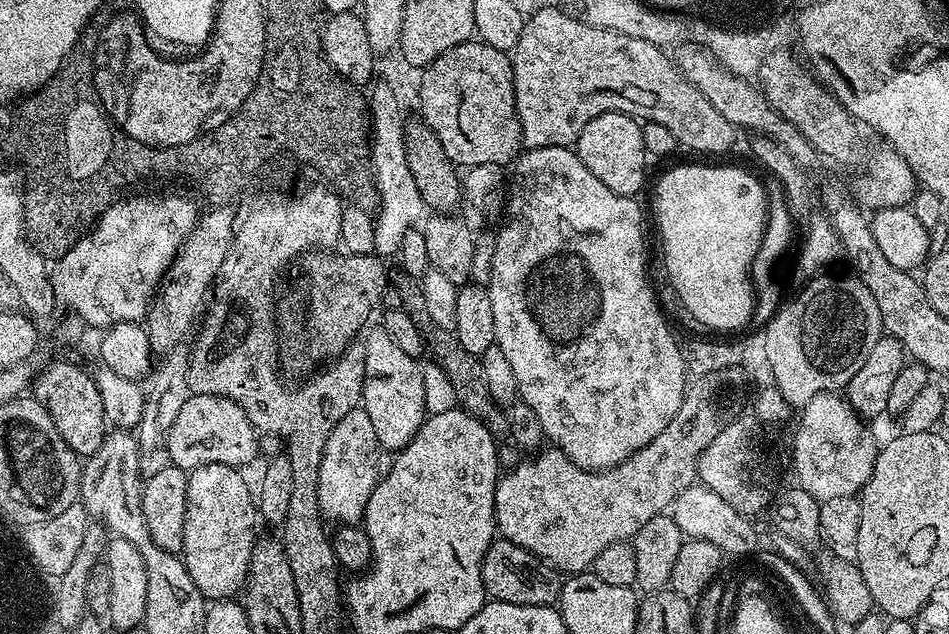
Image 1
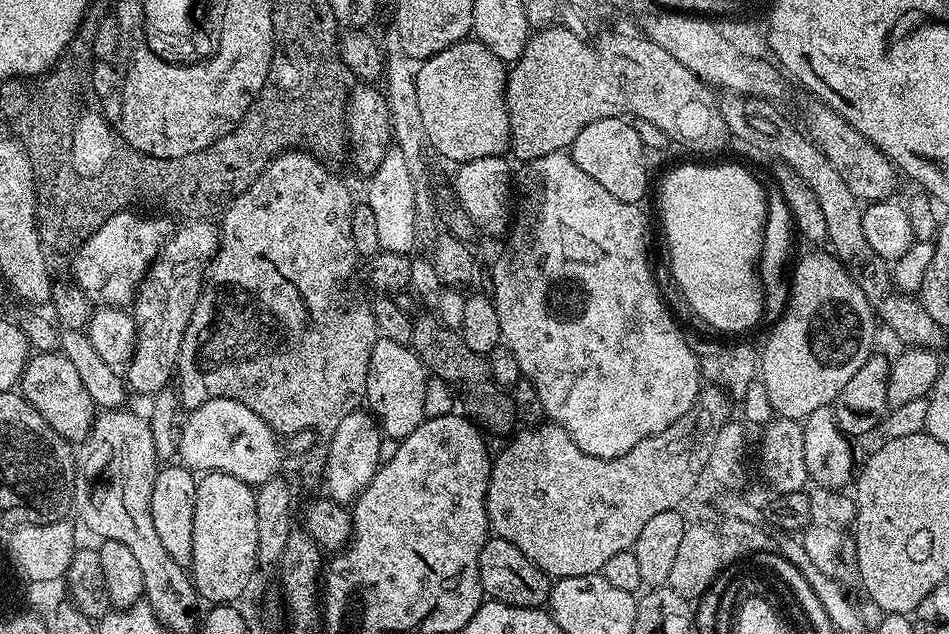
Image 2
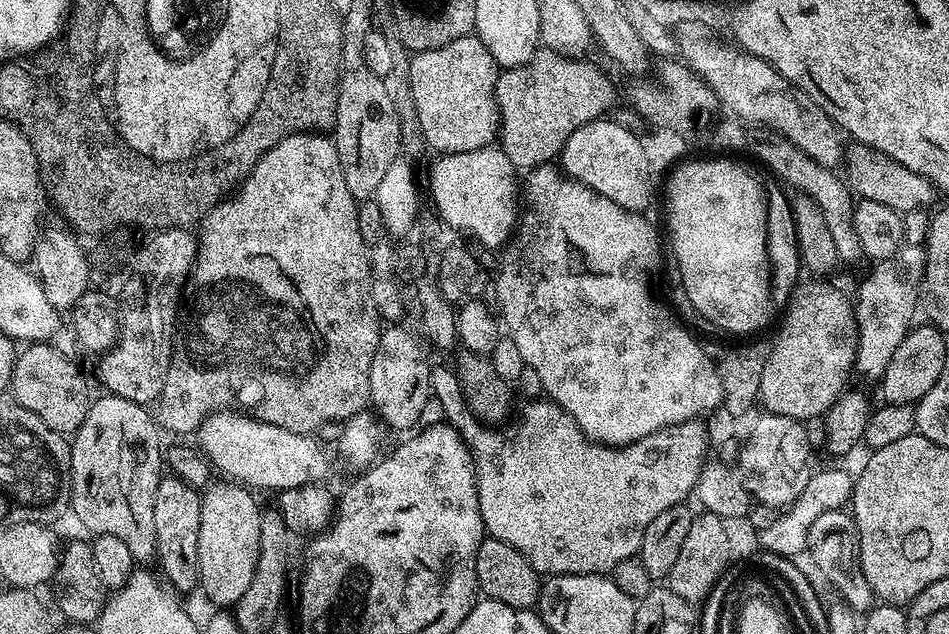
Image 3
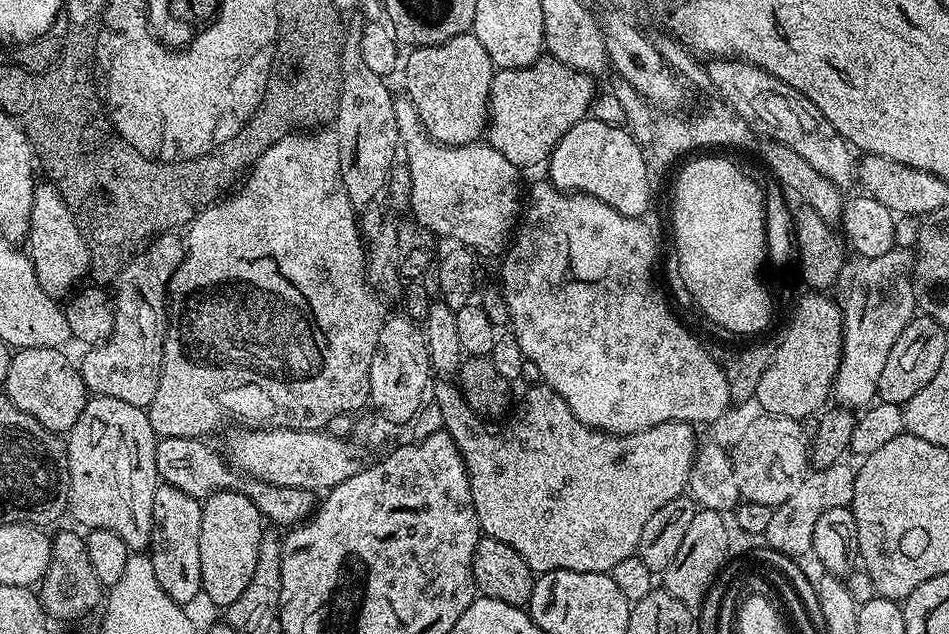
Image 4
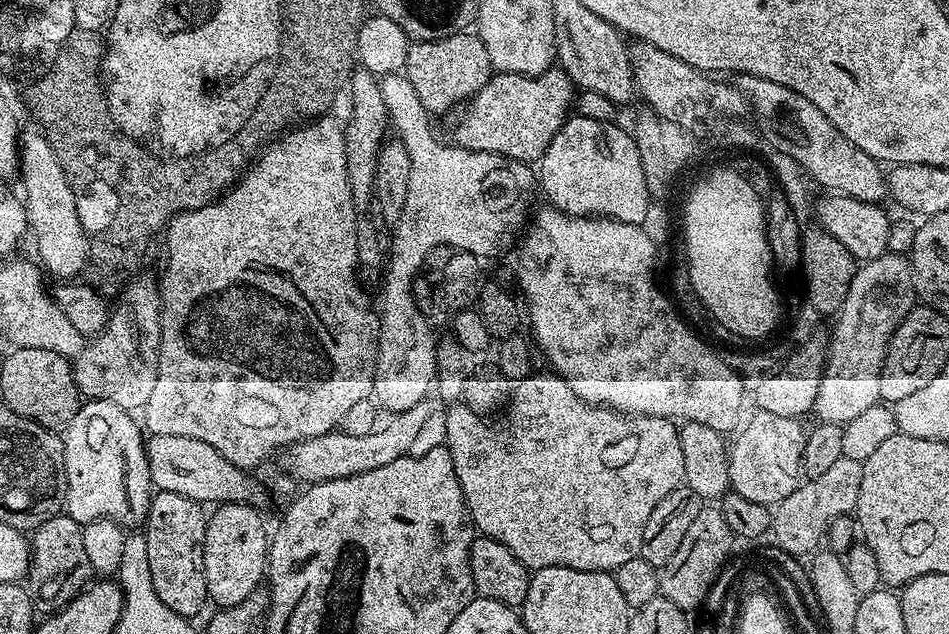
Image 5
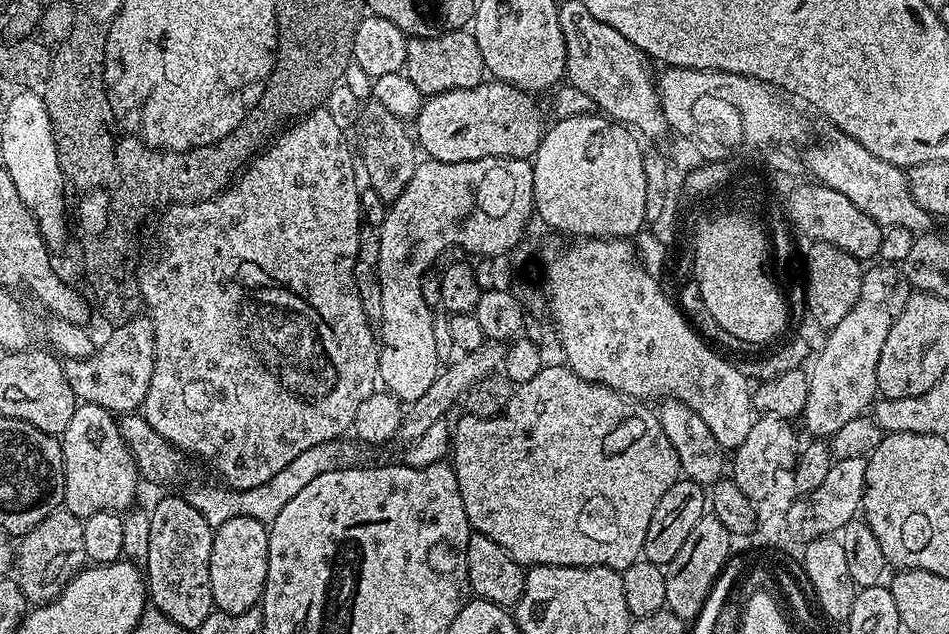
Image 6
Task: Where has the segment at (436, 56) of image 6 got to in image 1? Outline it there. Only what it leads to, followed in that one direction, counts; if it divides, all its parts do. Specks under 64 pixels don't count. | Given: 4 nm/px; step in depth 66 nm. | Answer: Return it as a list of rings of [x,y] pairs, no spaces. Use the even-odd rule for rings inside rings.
[[[473,38],[446,50],[423,69],[421,76],[423,123],[442,142],[442,150],[453,164],[470,169],[487,164],[508,166],[515,161],[522,151],[522,141],[509,53]]]

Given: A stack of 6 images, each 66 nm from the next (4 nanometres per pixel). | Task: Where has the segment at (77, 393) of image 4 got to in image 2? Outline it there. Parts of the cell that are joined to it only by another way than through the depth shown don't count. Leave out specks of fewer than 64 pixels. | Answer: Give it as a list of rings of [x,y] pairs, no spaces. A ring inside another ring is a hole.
[[[40,350],[29,359],[24,373],[20,375],[18,391],[62,439],[82,442],[90,434],[98,415],[98,407],[91,400],[85,383],[74,364],[59,350]]]

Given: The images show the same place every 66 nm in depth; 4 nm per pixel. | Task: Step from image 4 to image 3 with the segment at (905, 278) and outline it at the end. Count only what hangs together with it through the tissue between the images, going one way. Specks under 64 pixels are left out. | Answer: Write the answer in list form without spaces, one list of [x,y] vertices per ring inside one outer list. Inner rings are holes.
[[[905,243],[889,260],[871,265],[872,273],[860,284],[860,293],[854,296],[856,321],[858,322],[857,373],[879,378],[884,375],[894,350],[902,346],[902,338],[912,331],[920,304],[920,279],[924,277],[927,251],[919,244]]]

